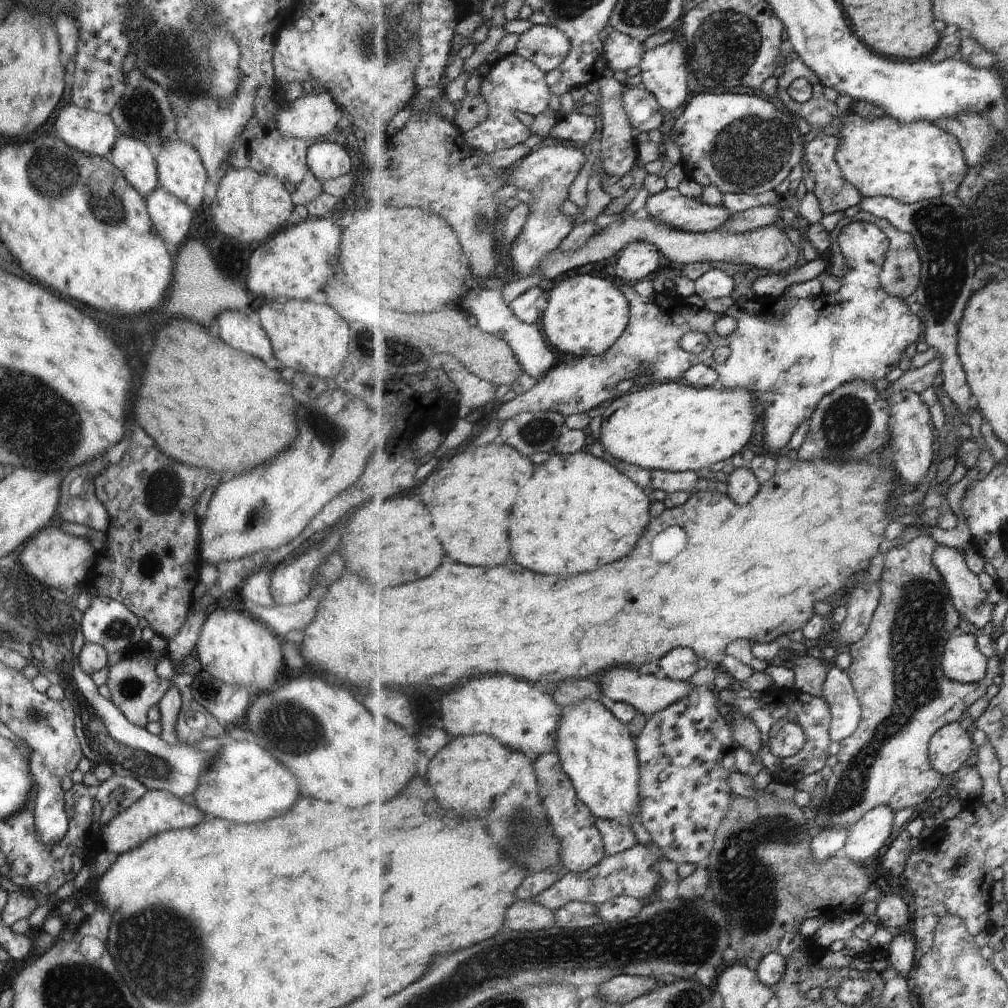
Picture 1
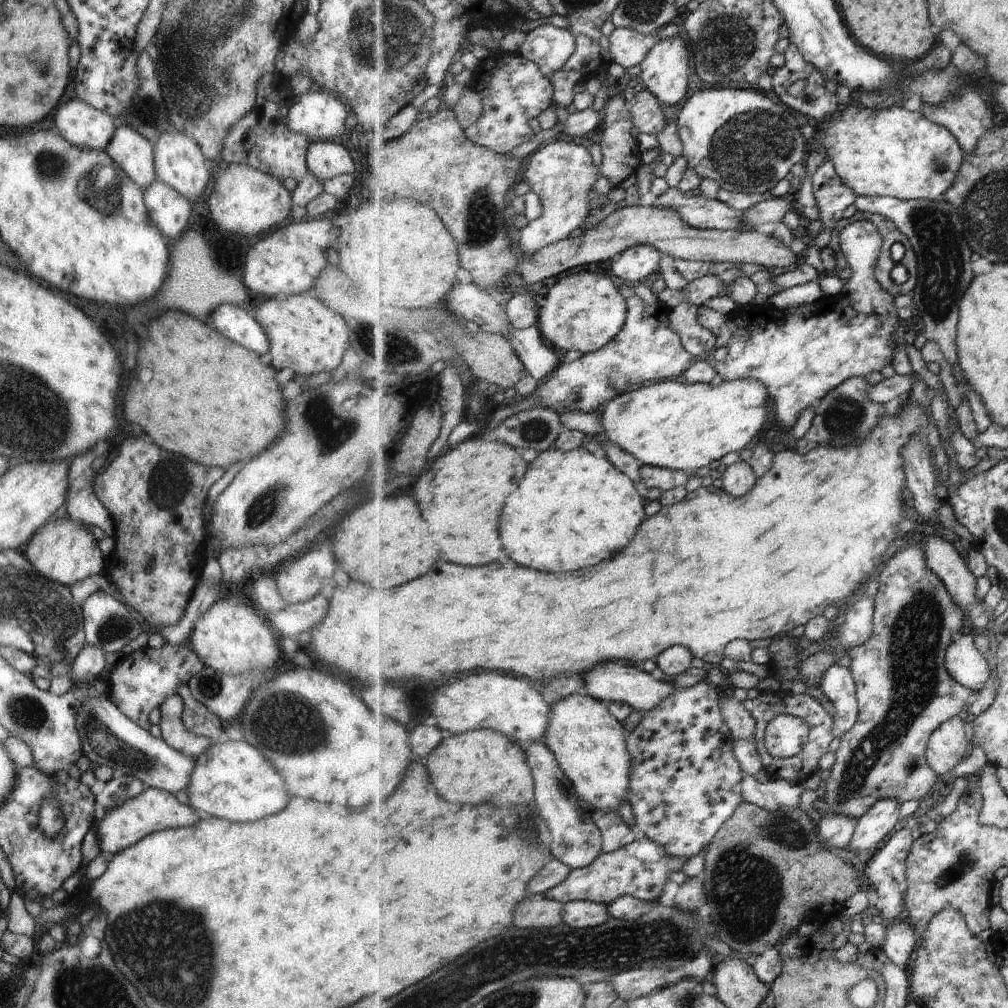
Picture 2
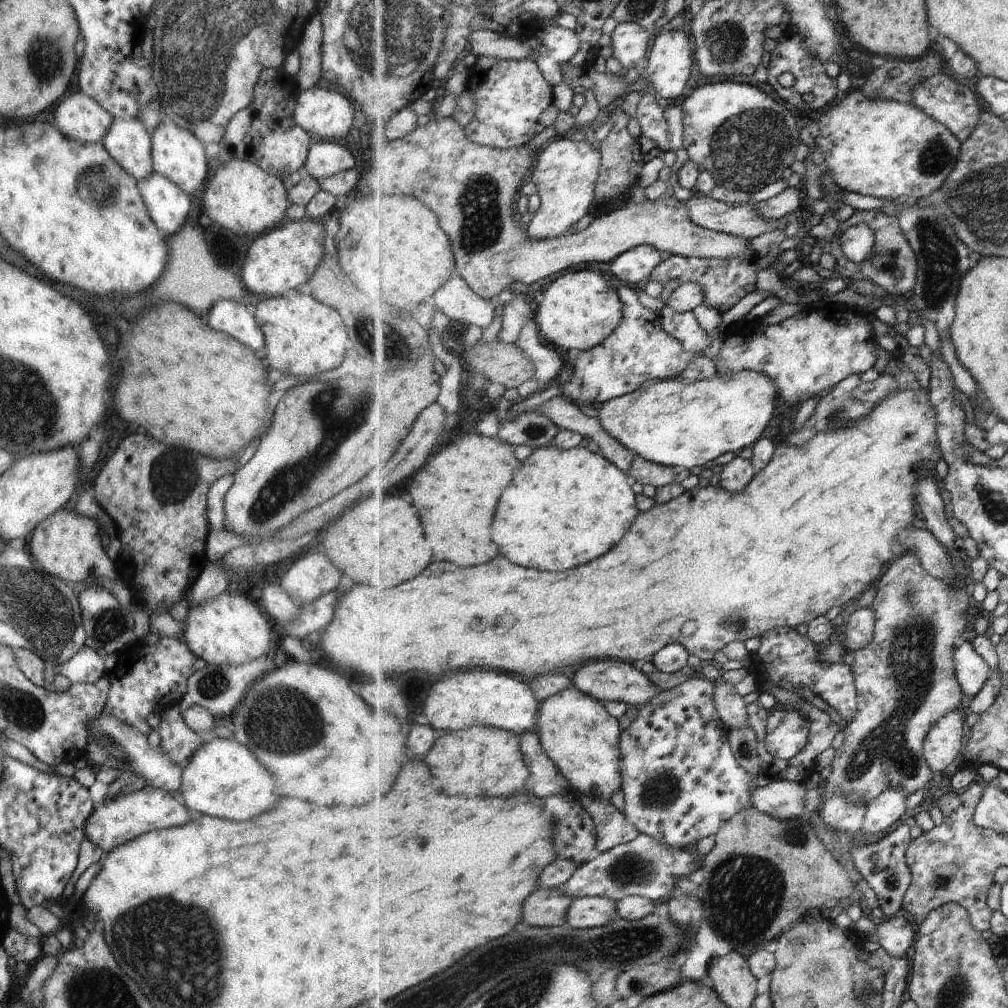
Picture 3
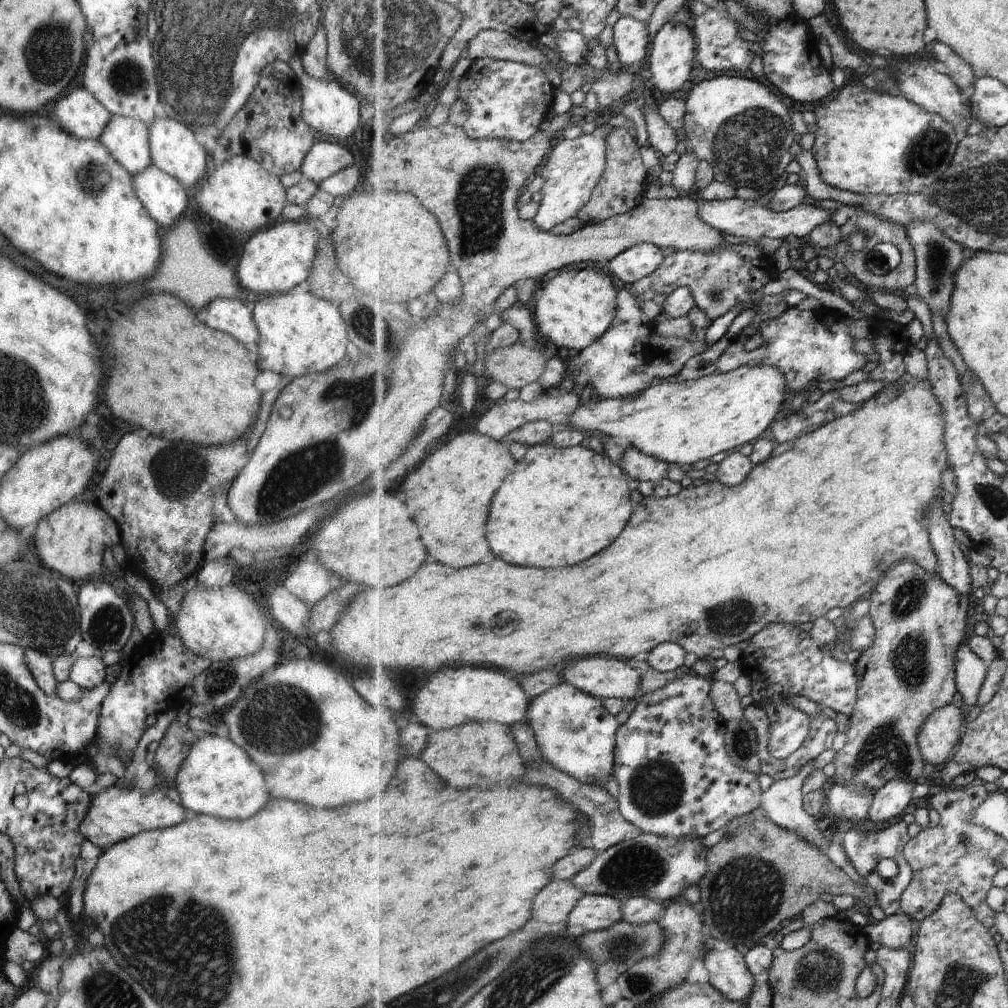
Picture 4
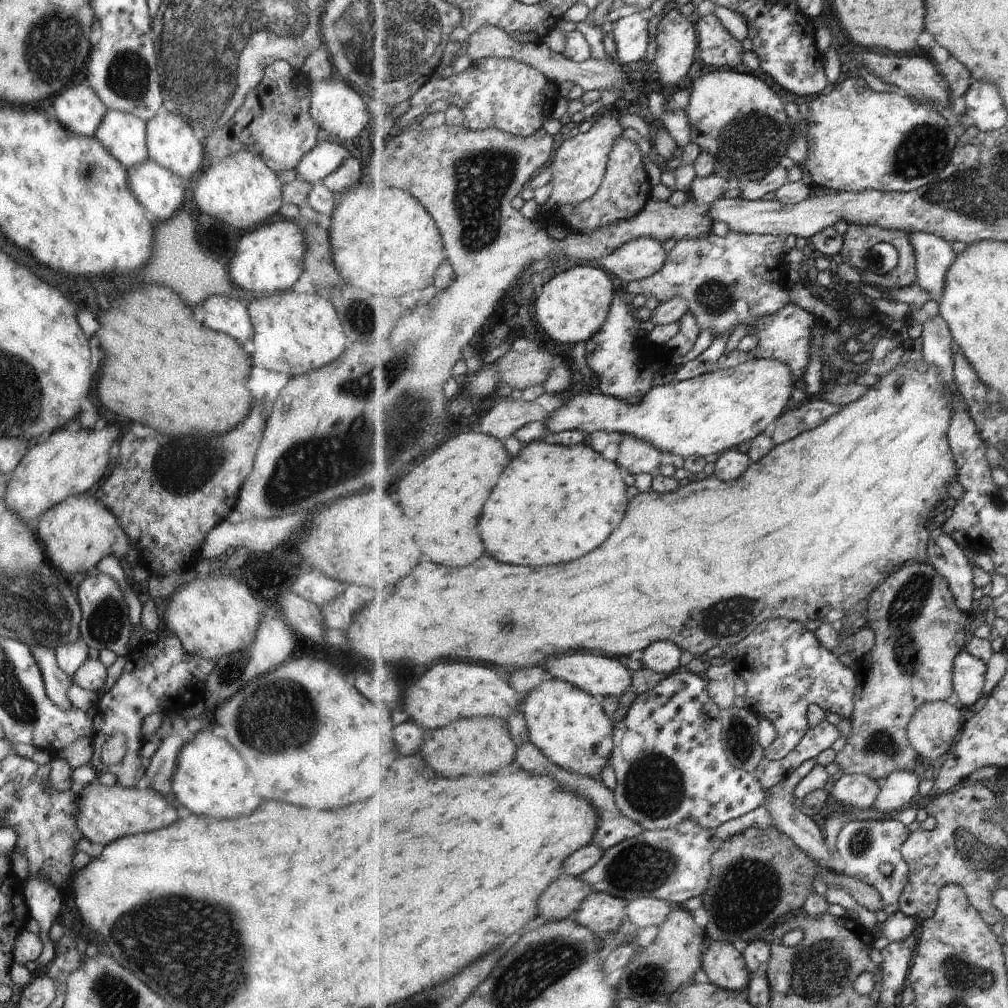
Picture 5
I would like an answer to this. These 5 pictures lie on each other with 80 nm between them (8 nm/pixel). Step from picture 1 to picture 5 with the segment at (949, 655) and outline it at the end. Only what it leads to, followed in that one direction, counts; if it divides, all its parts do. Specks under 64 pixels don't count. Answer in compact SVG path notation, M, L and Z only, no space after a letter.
M967 650L961 652L955 671L955 690L959 694L961 705L972 706L982 696L986 696L988 674L989 663Z

